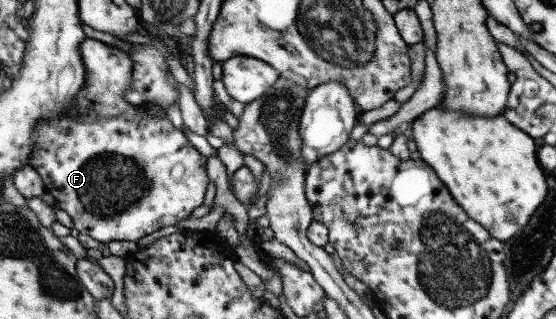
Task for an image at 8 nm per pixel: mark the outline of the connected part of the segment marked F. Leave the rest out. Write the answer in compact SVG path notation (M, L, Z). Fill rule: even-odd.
M85 38L81 43L79 44L79 51L80 56L82 60L82 64L84 67L84 81L79 87L79 91L77 91L76 97L73 98L73 104L71 104L71 108L69 110L65 110L65 112L61 112L60 115L54 115L54 117L48 117L48 119L39 119L39 122L33 126L33 147L32 149L32 155L30 155L30 159L28 159L28 165L31 166L42 179L43 185L44 185L44 191L48 192L51 197L53 197L53 205L59 206L61 210L67 213L67 215L71 219L71 223L73 224L72 227L75 227L77 229L78 233L81 233L81 235L89 235L91 239L95 239L95 241L100 241L101 243L107 244L109 241L134 241L136 243L141 243L144 240L147 240L148 238L153 237L155 234L159 234L161 232L165 232L167 227L173 226L177 224L181 219L185 219L187 216L190 216L193 209L196 207L199 207L199 205L202 204L204 193L205 193L205 187L207 185L207 182L209 181L208 175L206 174L206 157L204 155L201 155L195 148L191 146L191 143L187 140L187 137L183 135L183 132L180 130L177 130L173 128L173 125L168 121L168 119L164 117L153 117L152 115L143 114L141 113L141 116L136 116L135 107L133 105L126 103L122 99L122 94L124 91L131 90L131 86L129 86L129 81L131 81L131 60L129 60L128 55L126 52L123 52L122 50L119 50L119 48L115 48L114 46L107 45L103 42L100 42L99 40L95 40L93 38Z

